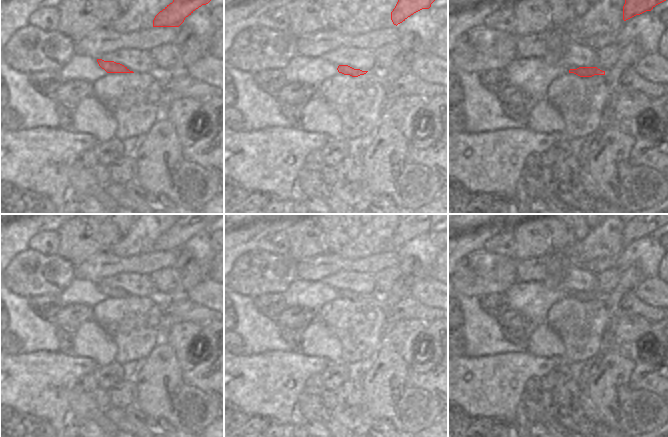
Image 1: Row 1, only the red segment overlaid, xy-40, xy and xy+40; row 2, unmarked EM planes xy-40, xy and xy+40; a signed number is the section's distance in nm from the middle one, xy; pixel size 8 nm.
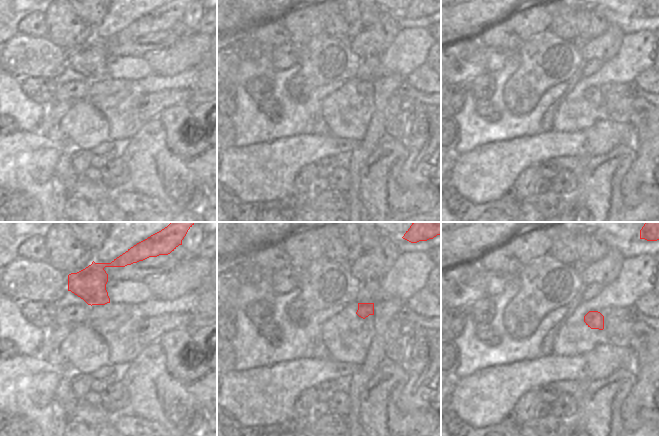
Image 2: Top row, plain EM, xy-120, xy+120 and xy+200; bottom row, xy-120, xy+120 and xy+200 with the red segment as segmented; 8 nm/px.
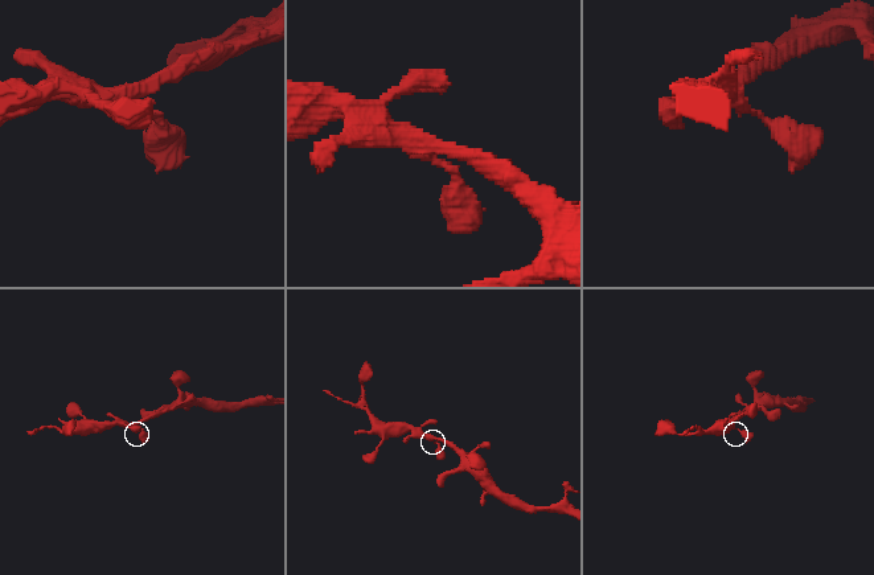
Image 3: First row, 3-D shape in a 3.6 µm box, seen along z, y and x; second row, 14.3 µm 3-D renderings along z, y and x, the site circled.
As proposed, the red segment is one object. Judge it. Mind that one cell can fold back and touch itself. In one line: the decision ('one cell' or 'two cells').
one cell

